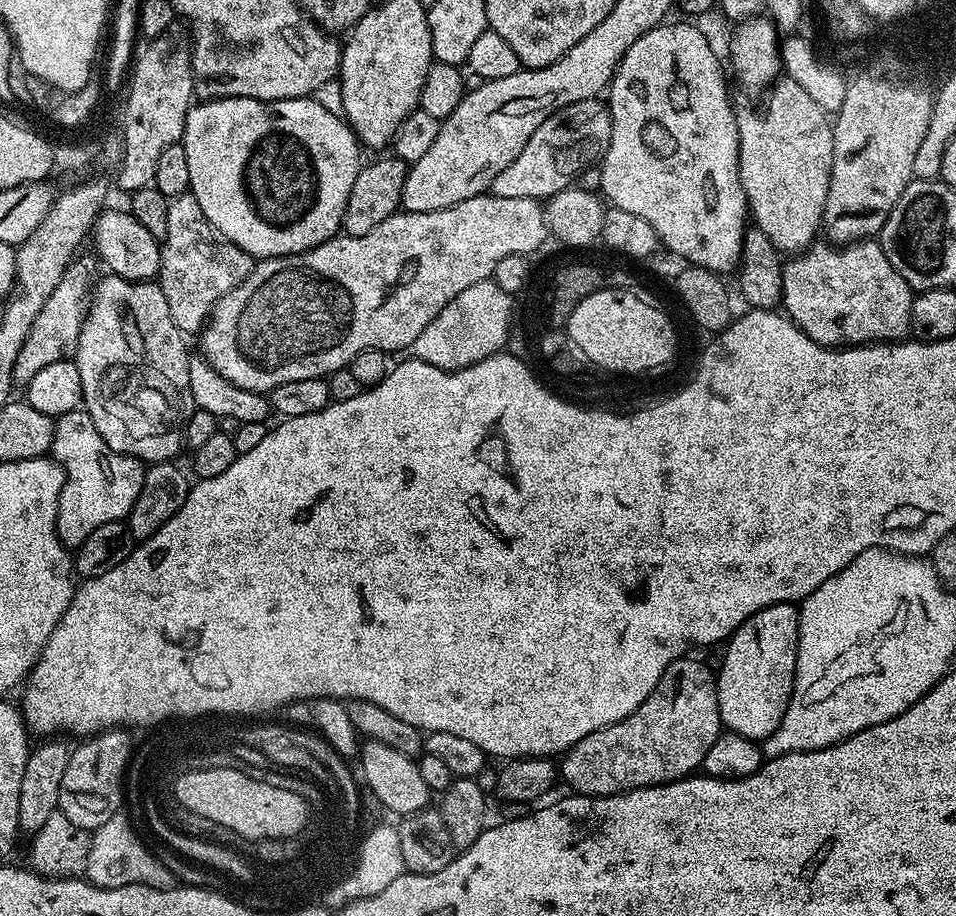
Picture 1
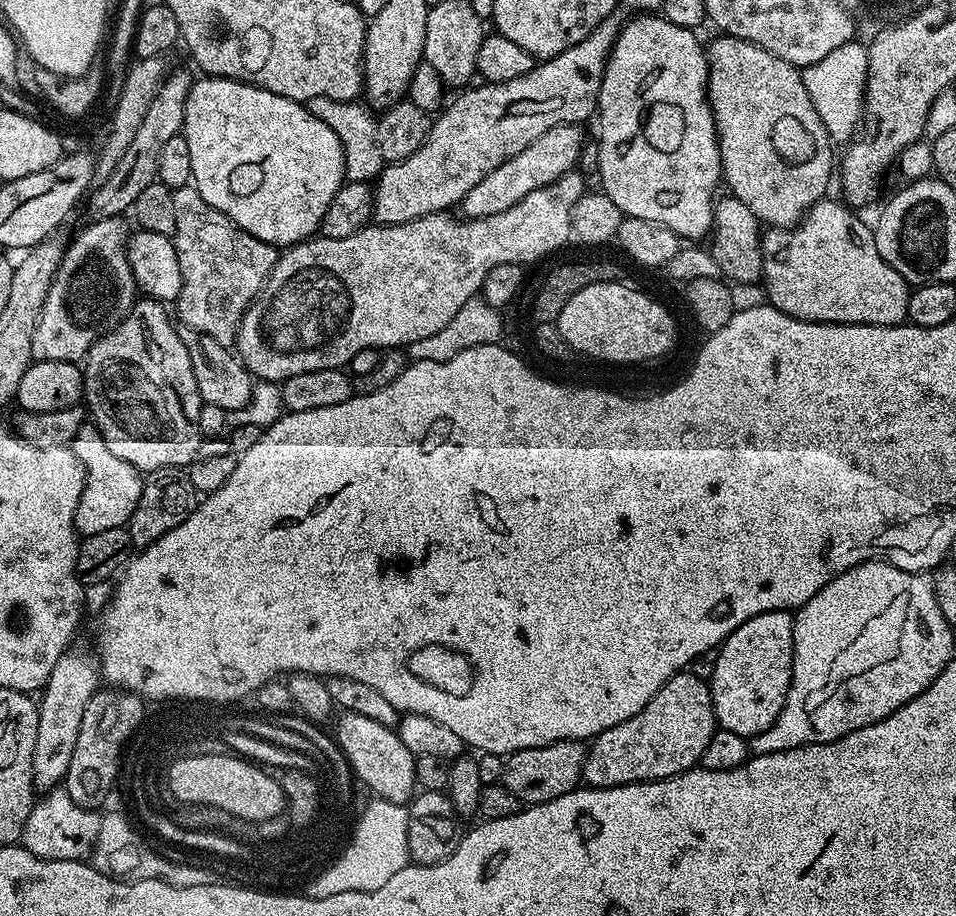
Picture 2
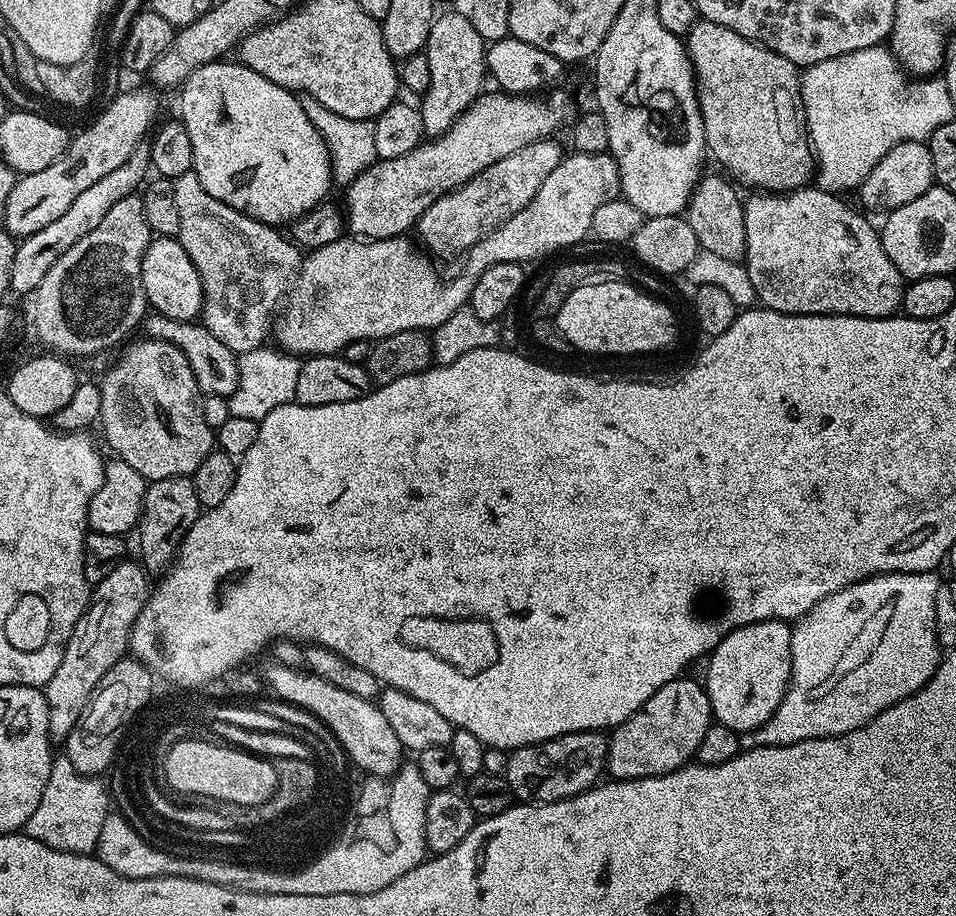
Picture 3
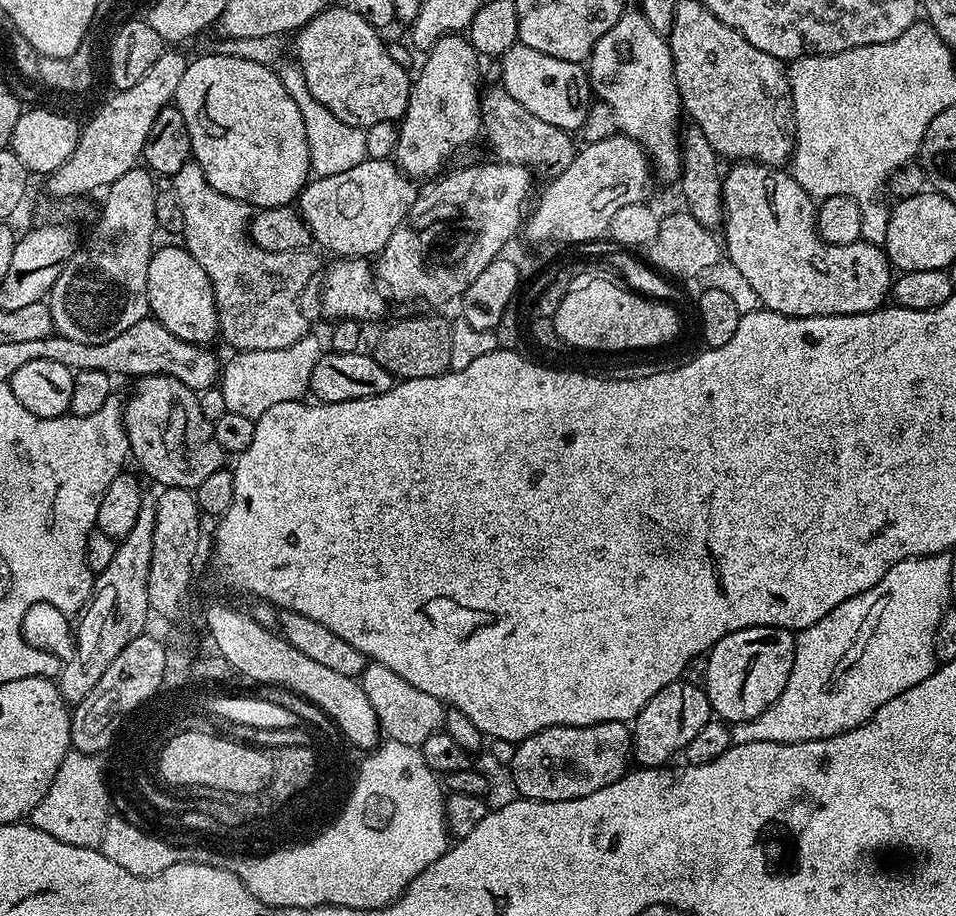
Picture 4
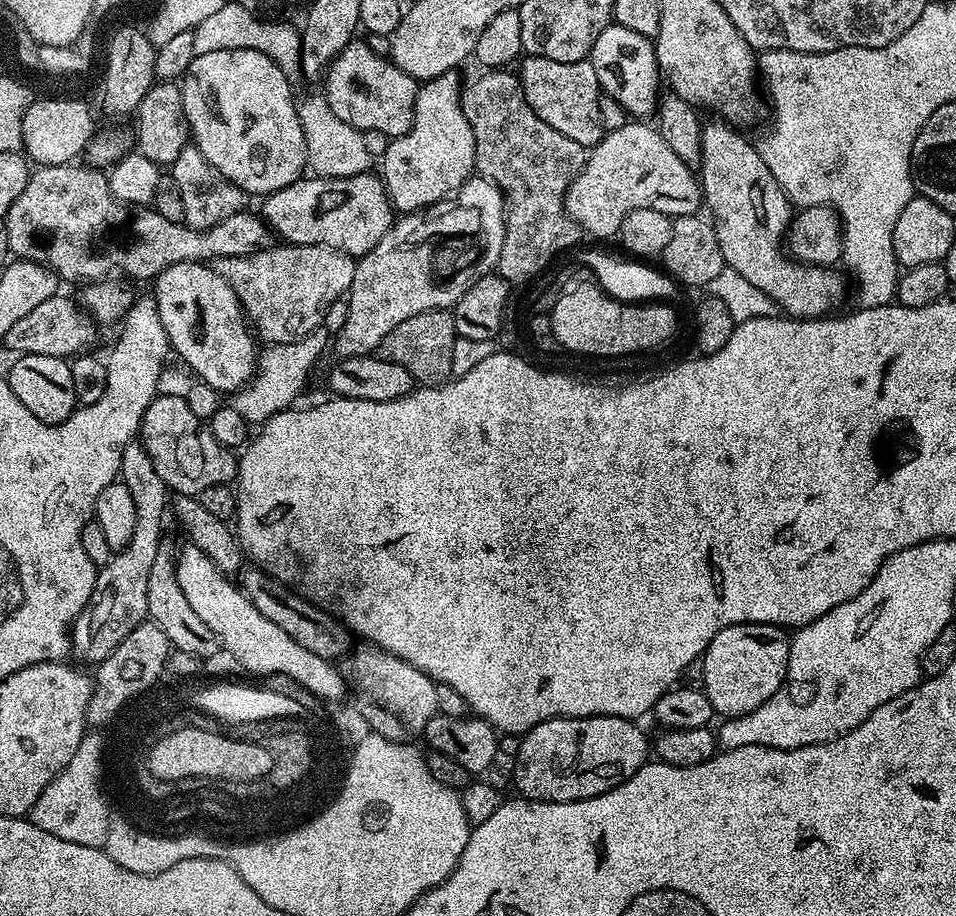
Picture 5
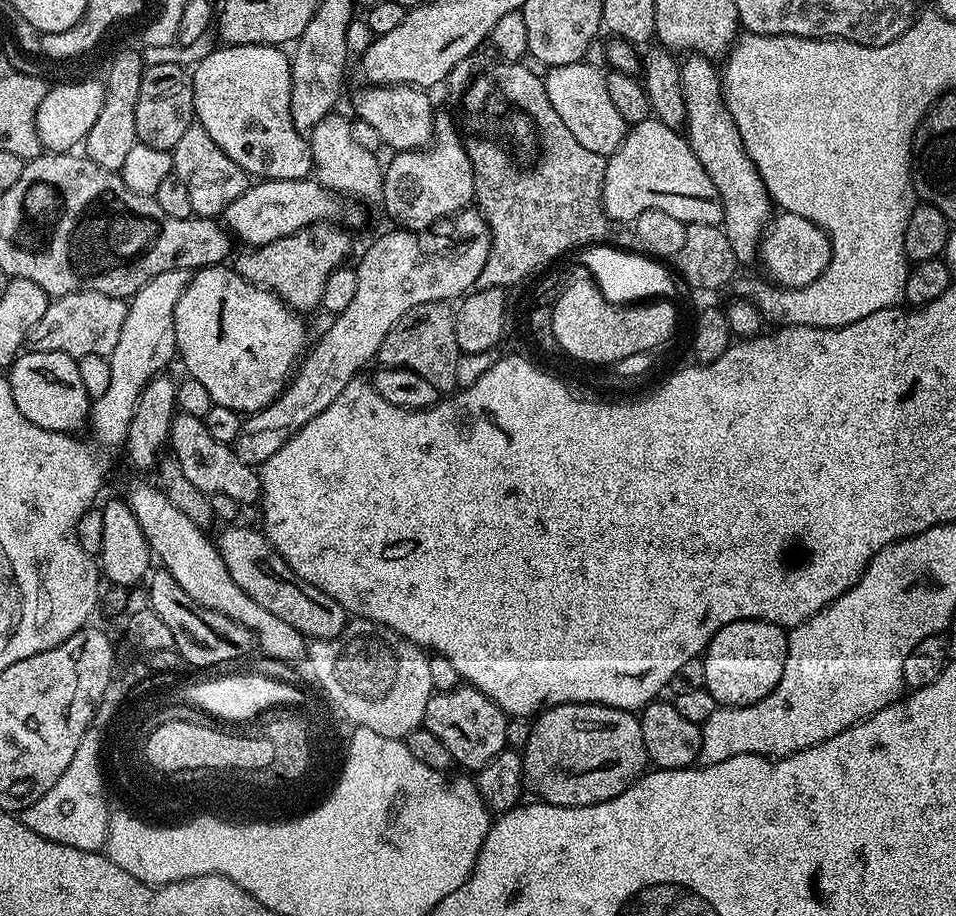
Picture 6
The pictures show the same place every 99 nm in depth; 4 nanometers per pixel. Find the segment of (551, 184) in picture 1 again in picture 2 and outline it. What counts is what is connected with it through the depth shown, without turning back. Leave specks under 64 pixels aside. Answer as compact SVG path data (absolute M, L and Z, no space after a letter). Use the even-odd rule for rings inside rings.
M559 124L546 130L542 138L530 142L530 146L522 150L522 154L511 156L506 162L502 162L502 166L498 166L494 174L486 174L486 178L482 178L482 182L478 182L478 186L474 186L470 194L466 194L462 202L463 215L475 218L500 214L502 210L510 210L514 202L522 202L526 194L544 188L548 184L554 184L558 177L573 171L577 167L579 156L586 143L584 130L578 124Z

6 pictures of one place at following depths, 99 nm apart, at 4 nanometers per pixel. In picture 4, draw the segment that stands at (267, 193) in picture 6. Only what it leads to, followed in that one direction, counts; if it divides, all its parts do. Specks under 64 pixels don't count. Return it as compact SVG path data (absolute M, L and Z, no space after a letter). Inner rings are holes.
M391 159L358 162L358 166L346 170L342 174L316 176L309 179L298 197L298 211L312 232L312 239L317 245L321 244L336 258L372 258L384 249L390 242L390 234L398 230L402 218L414 206L418 195L417 185L411 176L404 175Z

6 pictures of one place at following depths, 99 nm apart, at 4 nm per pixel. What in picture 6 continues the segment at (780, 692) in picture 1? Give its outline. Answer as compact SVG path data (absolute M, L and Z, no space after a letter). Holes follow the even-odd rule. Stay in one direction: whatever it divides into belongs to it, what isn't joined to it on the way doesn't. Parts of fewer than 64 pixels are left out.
M739 620L722 626L702 657L706 666L704 687L720 706L756 704L778 686L788 657L788 632L765 620Z

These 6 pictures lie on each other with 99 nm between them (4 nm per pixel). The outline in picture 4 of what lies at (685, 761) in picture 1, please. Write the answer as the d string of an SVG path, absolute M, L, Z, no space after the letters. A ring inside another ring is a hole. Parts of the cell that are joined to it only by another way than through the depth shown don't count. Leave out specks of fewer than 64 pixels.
M675 680L670 686L658 690L646 706L631 721L632 754L635 763L641 768L659 768L667 765L671 756L679 757L684 747L694 739L694 734L706 726L706 722L713 719L712 703L708 700L708 693L698 684L691 684L685 680Z

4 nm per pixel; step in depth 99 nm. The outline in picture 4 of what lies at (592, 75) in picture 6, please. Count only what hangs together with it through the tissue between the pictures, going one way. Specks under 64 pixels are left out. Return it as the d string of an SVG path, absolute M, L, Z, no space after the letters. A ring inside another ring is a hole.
M517 42L510 46L510 50L506 50L504 56L499 57L498 64L499 83L510 94L510 98L526 106L534 118L542 118L542 122L550 122L550 126L558 126L566 133L579 133L594 96L583 63L550 58L550 54L542 54L542 50L534 50L531 46Z

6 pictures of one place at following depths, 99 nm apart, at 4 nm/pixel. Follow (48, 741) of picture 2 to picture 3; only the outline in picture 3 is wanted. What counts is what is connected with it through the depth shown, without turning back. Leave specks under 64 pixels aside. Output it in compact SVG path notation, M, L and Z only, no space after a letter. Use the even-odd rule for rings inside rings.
M124 559L91 589L88 608L74 629L74 638L64 646L62 666L58 666L54 678L50 678L50 682L42 689L50 710L50 734L53 741L63 742L68 739L70 730L74 730L78 718L82 718L82 710L100 687L115 655L129 651L132 627L150 591L150 580L143 563L133 560Z

